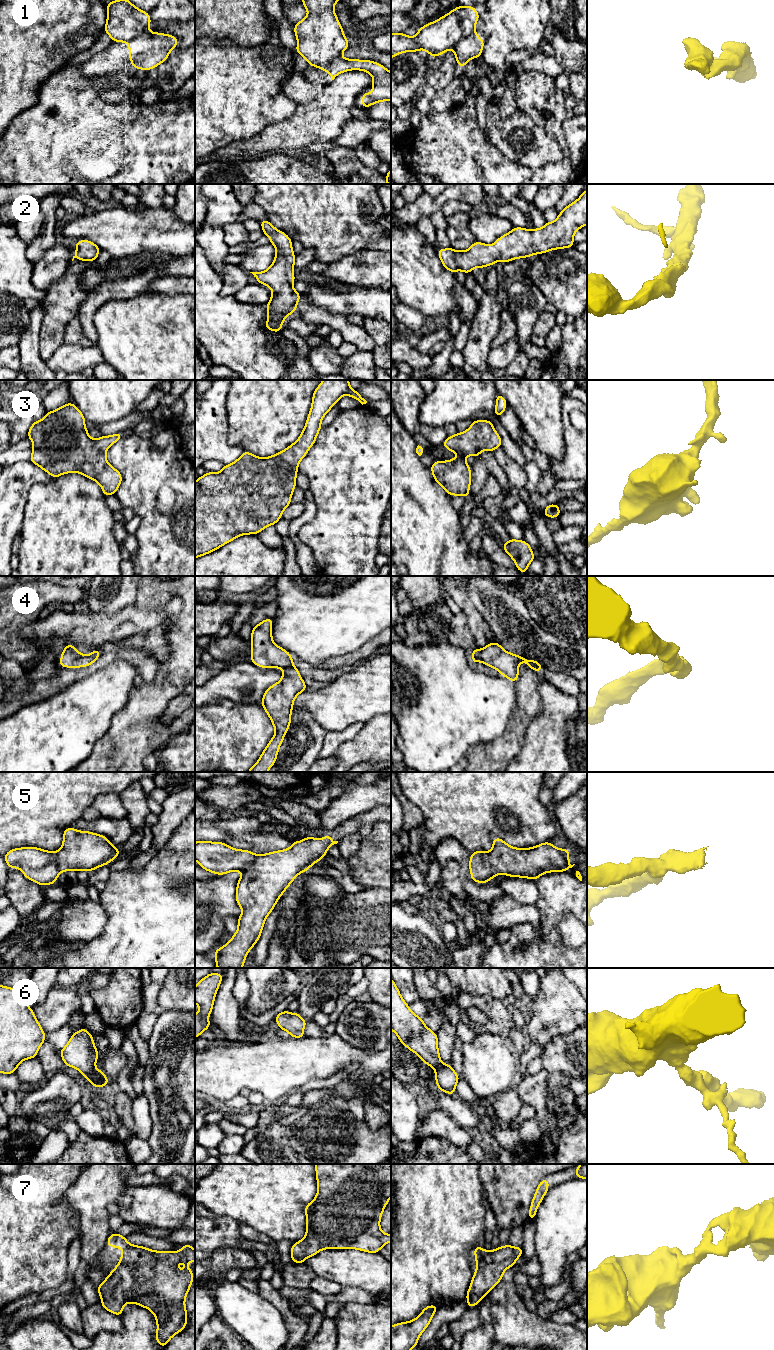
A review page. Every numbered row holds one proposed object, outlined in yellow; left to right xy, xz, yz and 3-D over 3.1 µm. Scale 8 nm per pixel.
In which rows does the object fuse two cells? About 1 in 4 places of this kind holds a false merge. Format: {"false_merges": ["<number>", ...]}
{"false_merges": ["1"]}

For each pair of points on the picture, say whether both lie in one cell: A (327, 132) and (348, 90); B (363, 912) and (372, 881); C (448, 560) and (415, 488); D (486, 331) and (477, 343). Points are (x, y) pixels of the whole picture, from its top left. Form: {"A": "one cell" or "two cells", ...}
{"A": "one cell", "B": "two cells", "C": "one cell", "D": "one cell"}

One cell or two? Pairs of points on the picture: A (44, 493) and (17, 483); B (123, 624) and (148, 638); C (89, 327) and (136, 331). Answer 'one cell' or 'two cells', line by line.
A: two cells
B: two cells
C: two cells

